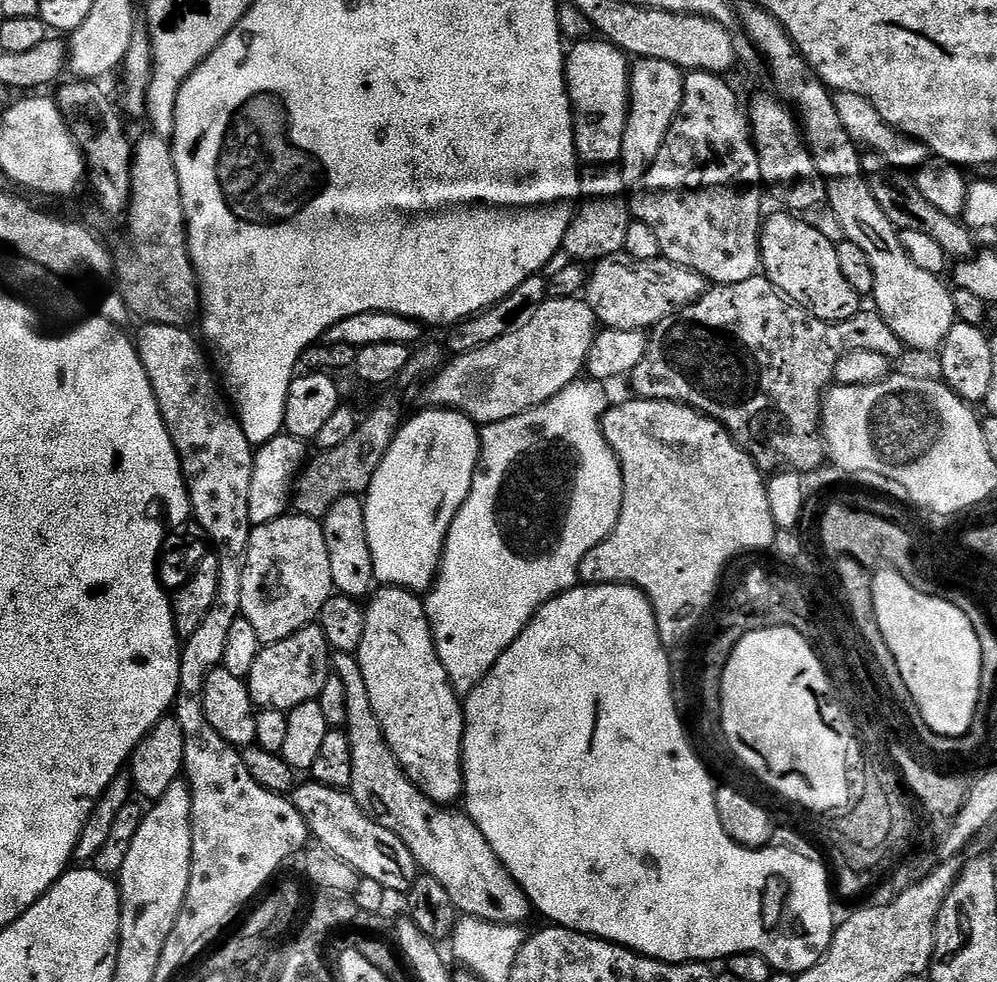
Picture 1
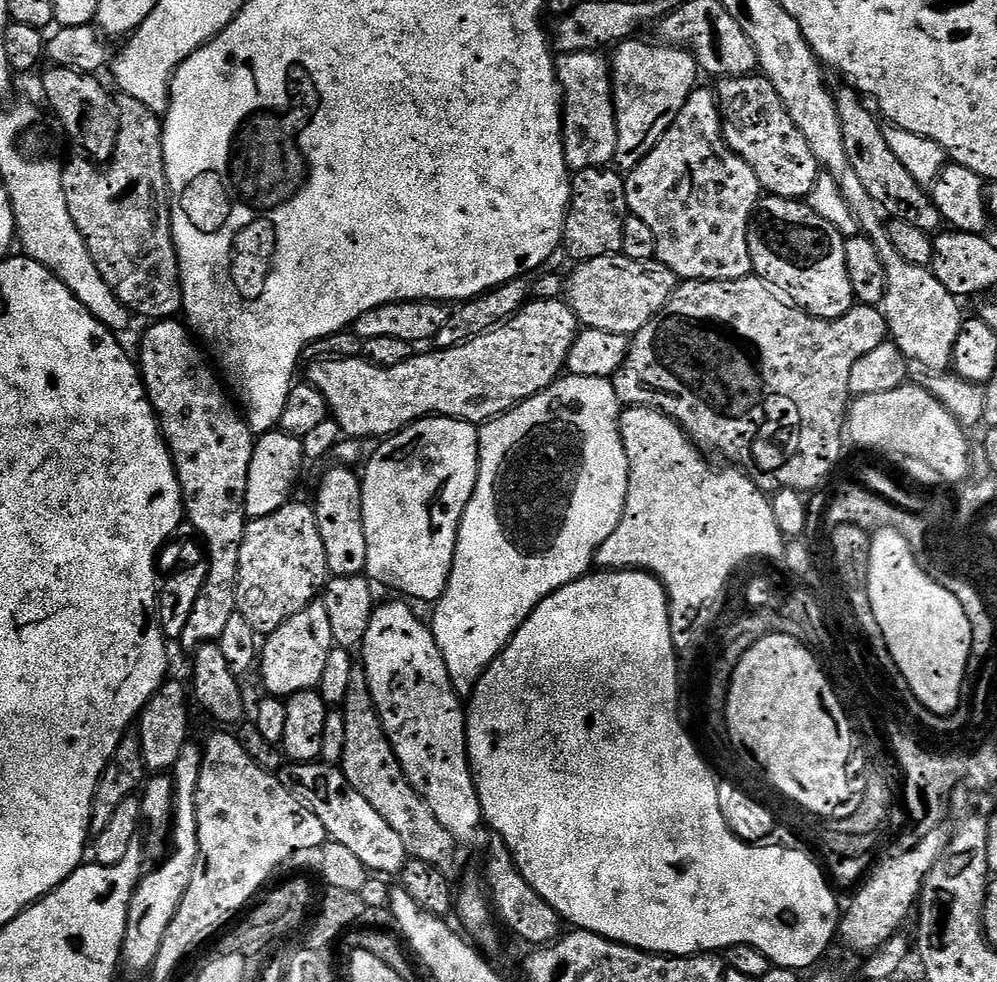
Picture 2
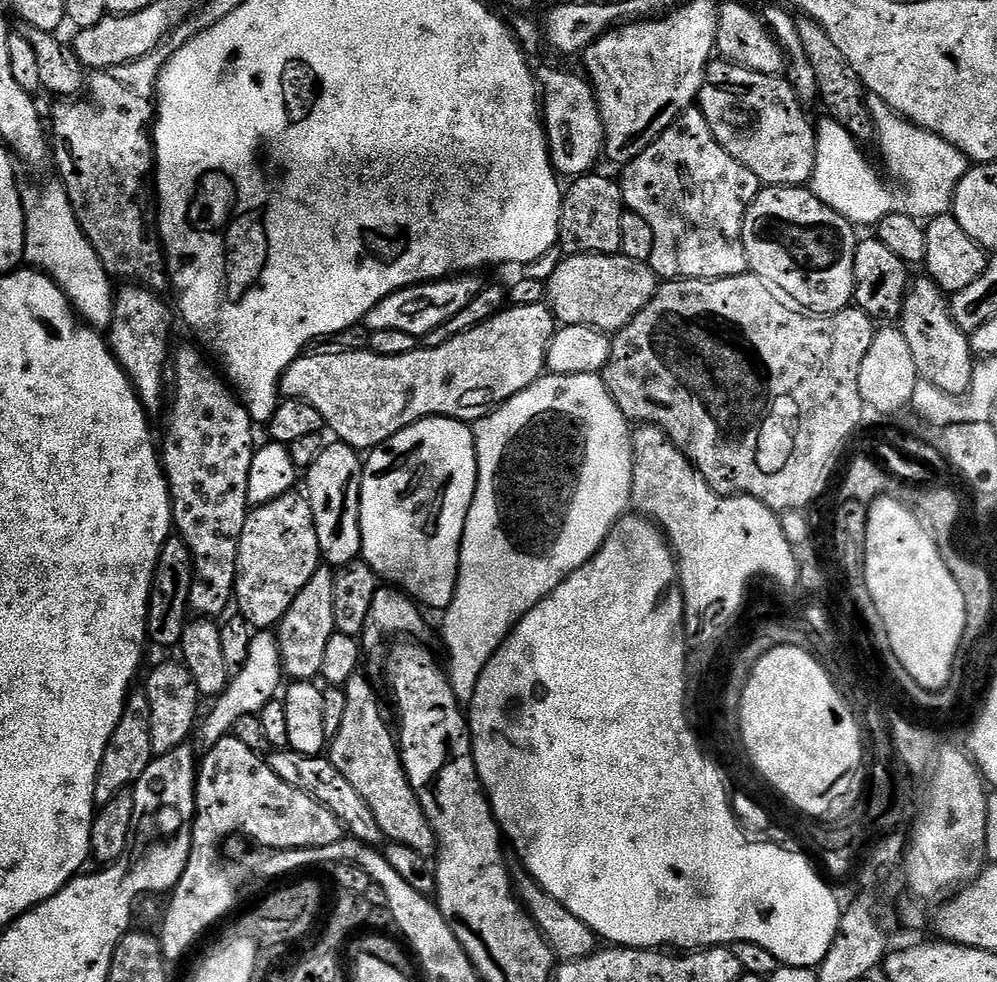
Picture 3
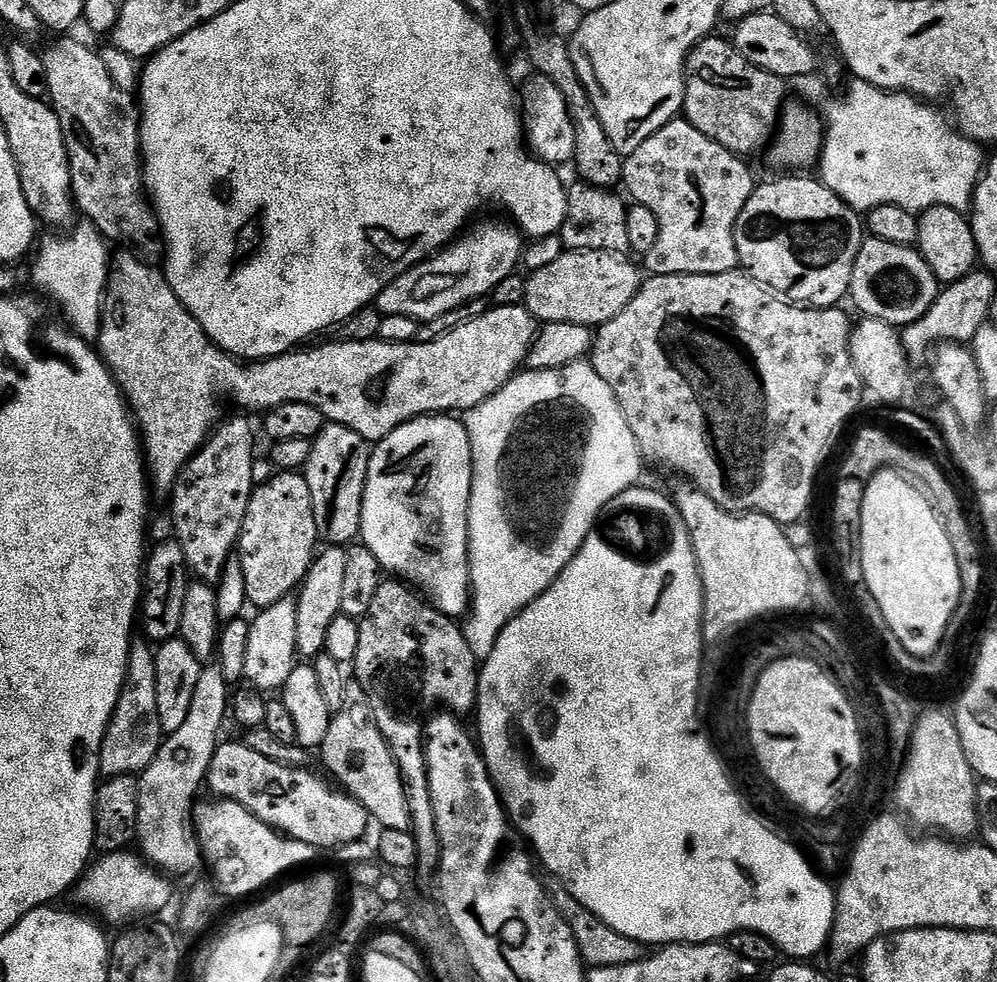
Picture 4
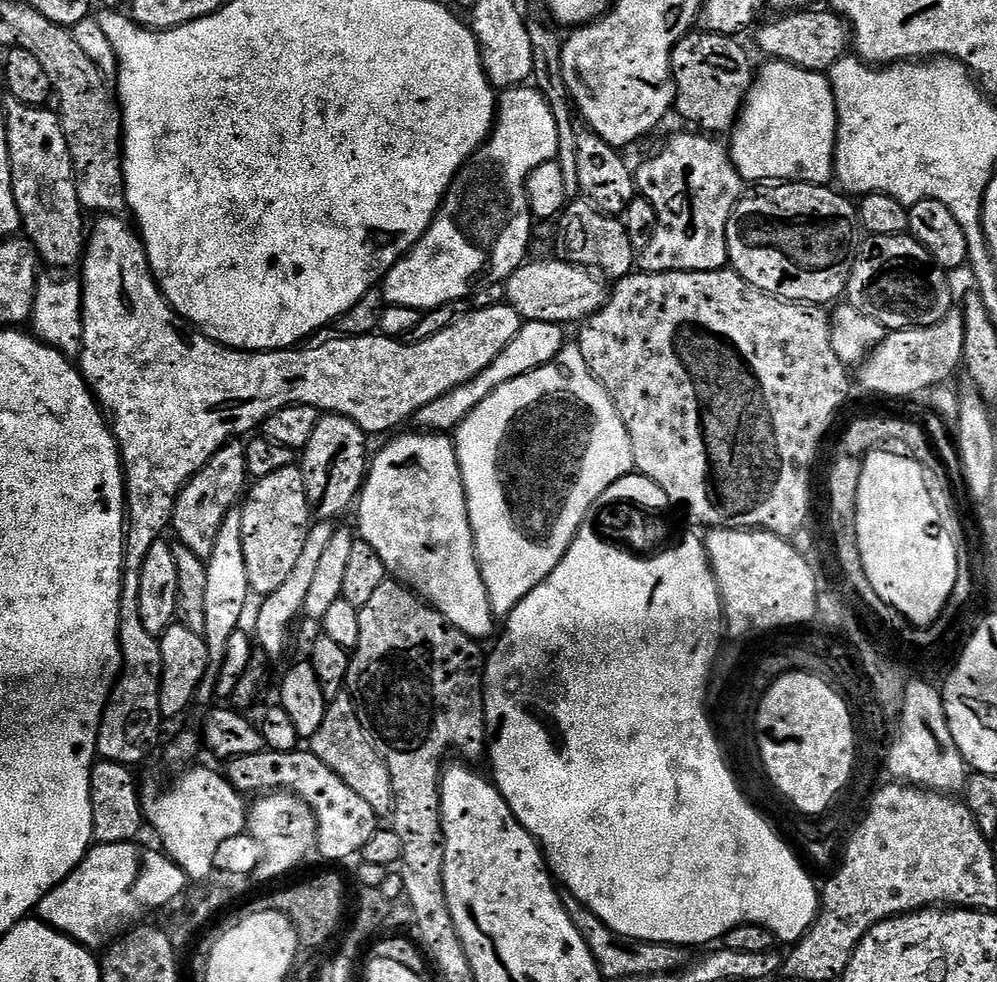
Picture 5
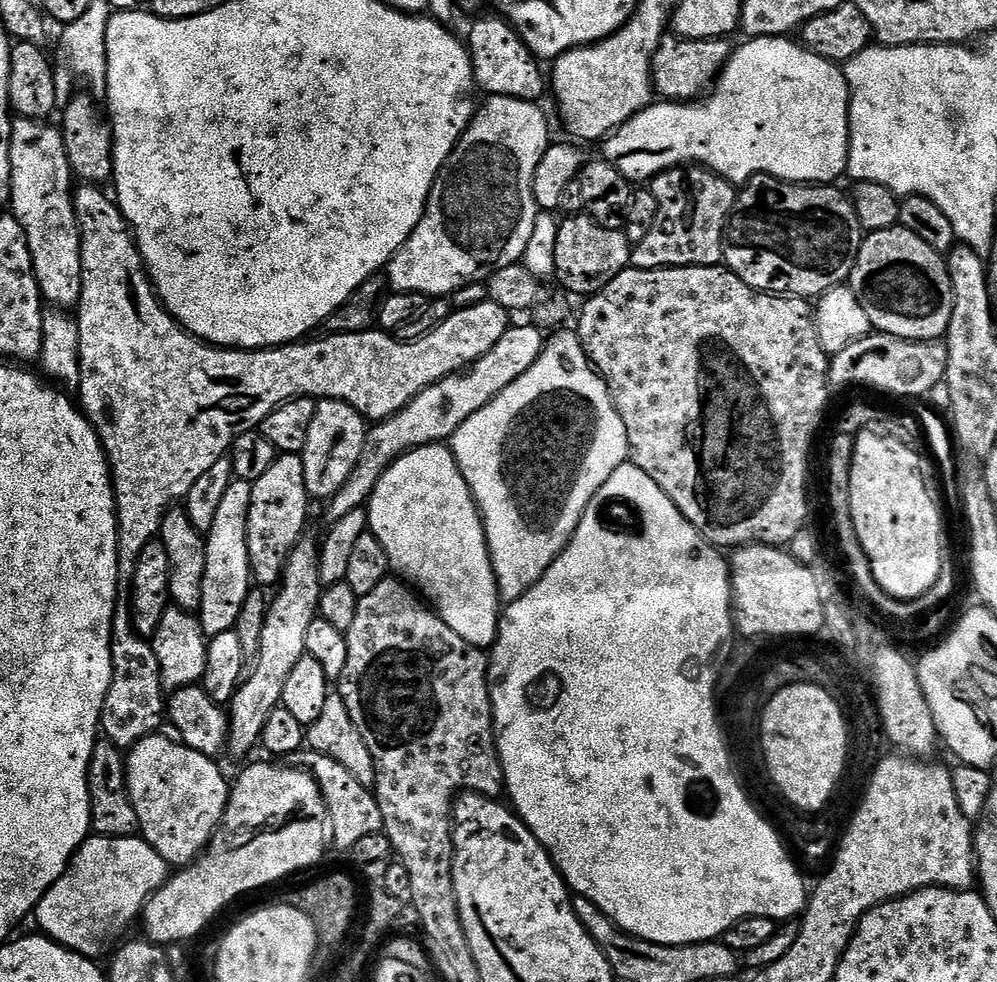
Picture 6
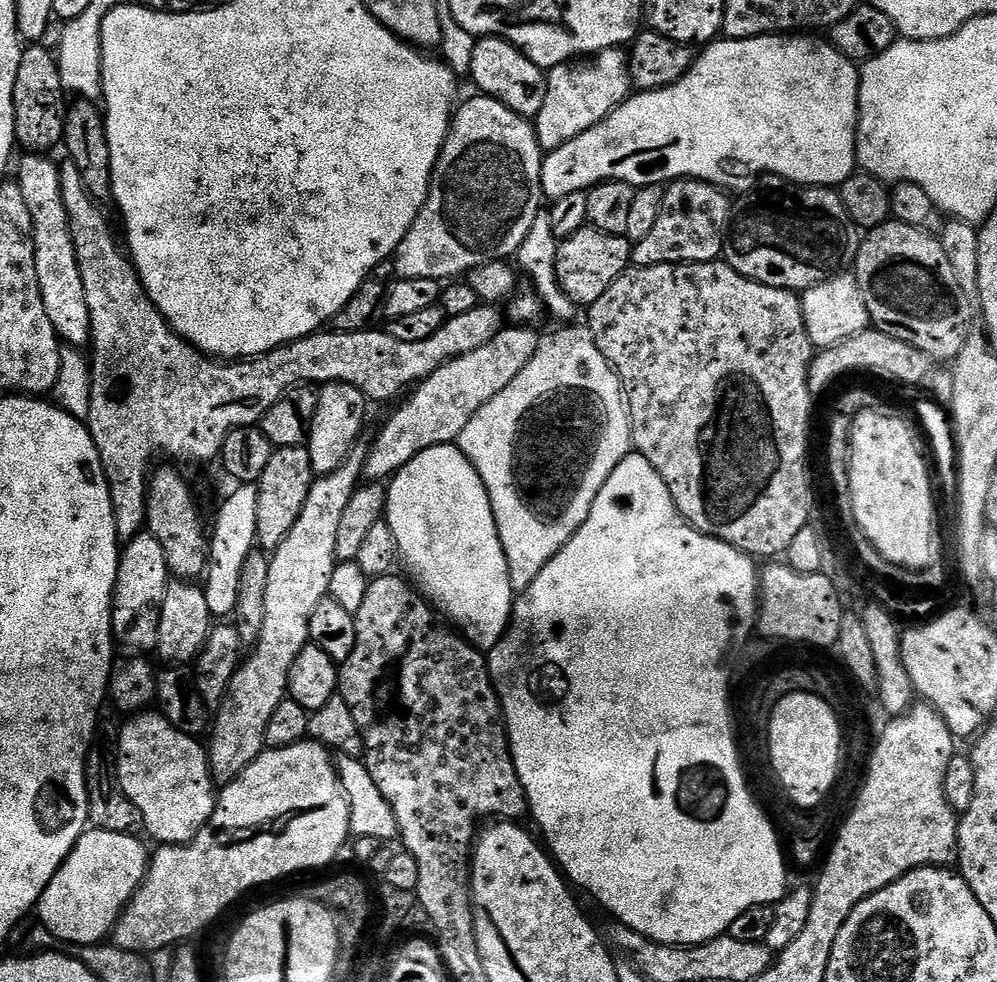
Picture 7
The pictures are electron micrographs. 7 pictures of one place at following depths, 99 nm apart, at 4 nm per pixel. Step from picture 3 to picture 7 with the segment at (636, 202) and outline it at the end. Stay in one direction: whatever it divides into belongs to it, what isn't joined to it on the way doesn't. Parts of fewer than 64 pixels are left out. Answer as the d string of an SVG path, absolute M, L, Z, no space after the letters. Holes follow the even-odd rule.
M673 180L664 188L662 214L646 238L635 241L632 264L637 268L655 264L705 264L721 259L728 226L734 211L733 201L705 180Z

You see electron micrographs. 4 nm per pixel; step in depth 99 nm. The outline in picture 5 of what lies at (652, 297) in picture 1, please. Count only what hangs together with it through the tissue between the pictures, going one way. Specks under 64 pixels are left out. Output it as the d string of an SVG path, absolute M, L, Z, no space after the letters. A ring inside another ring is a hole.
M553 258L540 260L537 264L525 262L514 269L504 284L504 295L507 303L519 314L521 321L537 320L568 326L571 325L571 320L587 320L605 304L610 288L604 283L605 277L591 268Z

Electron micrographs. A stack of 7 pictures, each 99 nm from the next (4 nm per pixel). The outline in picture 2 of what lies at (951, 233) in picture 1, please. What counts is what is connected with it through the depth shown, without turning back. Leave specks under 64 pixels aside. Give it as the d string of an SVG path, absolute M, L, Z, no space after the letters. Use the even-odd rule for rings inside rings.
M851 86L843 87L837 87L834 95L838 122L842 122L842 142L846 145L846 158L850 159L854 174L860 179L870 198L874 198L877 209L885 217L907 222L917 230L926 230L929 234L939 233L942 228L940 211L932 203L932 197L926 191L925 185L919 184L914 174L910 174L910 170L902 166L898 154L890 150L890 142L886 142L884 133L885 125L871 107L868 109L864 105L865 97Z

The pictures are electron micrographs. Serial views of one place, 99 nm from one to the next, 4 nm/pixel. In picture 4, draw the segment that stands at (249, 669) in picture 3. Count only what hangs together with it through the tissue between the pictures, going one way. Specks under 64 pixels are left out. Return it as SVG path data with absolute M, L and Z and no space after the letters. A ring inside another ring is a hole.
M295 599L279 600L274 606L261 608L250 620L250 643L246 645L244 680L261 694L276 694L298 663L298 610Z

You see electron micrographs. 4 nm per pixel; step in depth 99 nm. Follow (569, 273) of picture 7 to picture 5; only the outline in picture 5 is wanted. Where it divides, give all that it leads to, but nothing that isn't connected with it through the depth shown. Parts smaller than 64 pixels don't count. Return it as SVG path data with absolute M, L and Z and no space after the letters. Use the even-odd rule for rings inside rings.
M576 198L563 209L559 217L560 229L556 232L556 248L559 259L568 264L580 264L591 268L613 281L633 271L638 260L637 249L632 247L630 234L626 234L623 219L600 212L588 200Z

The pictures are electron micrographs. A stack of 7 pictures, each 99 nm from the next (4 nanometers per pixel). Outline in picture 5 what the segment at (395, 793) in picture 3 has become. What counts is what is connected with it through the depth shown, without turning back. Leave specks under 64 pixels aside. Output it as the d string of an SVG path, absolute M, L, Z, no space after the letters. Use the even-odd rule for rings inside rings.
M341 694L331 697L322 726L310 738L310 751L322 758L342 782L357 792L370 806L374 806L377 817L384 818L392 810L392 779L390 770L382 758L379 747L374 743L358 705L351 695Z

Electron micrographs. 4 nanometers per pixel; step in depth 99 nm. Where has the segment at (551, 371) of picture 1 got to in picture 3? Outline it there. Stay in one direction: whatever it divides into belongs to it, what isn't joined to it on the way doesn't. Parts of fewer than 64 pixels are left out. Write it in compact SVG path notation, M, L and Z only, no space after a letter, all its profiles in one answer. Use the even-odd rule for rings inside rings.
M547 303L535 304L534 306L508 306L503 312L499 312L493 320L482 322L474 326L470 331L458 334L453 340L447 340L442 346L437 348L426 348L417 346L410 354L398 354L397 356L379 356L370 350L361 350L359 352L338 352L327 350L328 352L316 352L313 356L301 354L301 356L292 363L284 372L282 381L282 392L289 400L308 400L318 414L322 414L327 431L333 432L335 439L342 444L348 444L351 448L357 450L371 450L377 448L379 444L385 444L394 434L398 434L406 426L410 426L419 420L425 420L428 416L445 416L451 420L462 420L465 422L475 422L481 420L483 416L493 412L499 404L506 403L514 394L526 390L534 381L545 375L548 362L548 347L552 341L558 327L558 321L552 315L552 309Z

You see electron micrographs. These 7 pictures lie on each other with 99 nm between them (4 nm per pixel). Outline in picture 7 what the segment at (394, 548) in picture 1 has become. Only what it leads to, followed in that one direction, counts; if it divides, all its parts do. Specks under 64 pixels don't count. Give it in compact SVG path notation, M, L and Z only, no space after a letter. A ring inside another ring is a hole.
M455 443L434 446L430 450L422 450L422 454L418 454L410 462L406 462L406 466L402 466L402 470L391 477L386 491L388 493L386 519L390 530L394 534L394 542L398 542L398 550L400 551L399 559L402 561L402 564L408 567L409 573L407 572L407 575L414 581L415 587L418 589L420 595L432 605L433 609L435 609L441 617L449 616L450 619L456 620L457 625L455 624L455 627L459 629L464 639L467 640L472 647L479 648L480 651L485 654L491 652L494 645L504 637L504 632L508 629L508 622L512 619L514 589L510 582L506 554L502 550L502 542L498 538L498 526L494 518L492 503L488 497L486 486L478 474L478 470L474 470L474 466L466 458L464 451Z

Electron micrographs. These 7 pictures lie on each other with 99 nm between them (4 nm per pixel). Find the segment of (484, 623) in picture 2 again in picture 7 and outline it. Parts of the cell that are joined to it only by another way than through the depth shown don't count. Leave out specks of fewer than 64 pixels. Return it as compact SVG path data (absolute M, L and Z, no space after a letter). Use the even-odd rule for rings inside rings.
M587 330L556 332L549 340L541 339L540 348L534 354L534 358L526 362L522 374L518 374L518 378L514 378L514 382L510 382L510 386L506 386L502 394L490 398L490 402L486 402L486 406L482 406L482 410L478 410L478 414L474 414L470 422L466 422L466 430L462 430L458 446L464 451L474 470L478 470L486 486L498 526L498 538L506 554L510 582L517 593L524 592L530 586L530 582L534 582L534 578L542 574L546 562L555 558L562 550L562 546L566 546L566 542L570 542L572 535L580 529L582 522L586 522L594 506L594 498L598 498L598 490L606 486L606 478L614 474L614 466L618 466L618 462L622 462L622 458L626 458L633 451L632 427L628 421L628 405L624 402L624 390L620 386L620 379L616 376L616 371L606 362L606 358L602 358L602 350L598 350L591 332Z

